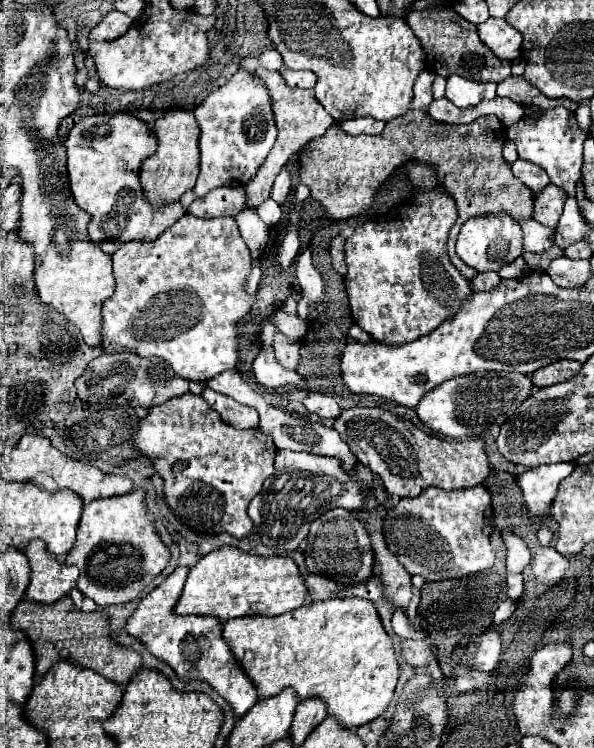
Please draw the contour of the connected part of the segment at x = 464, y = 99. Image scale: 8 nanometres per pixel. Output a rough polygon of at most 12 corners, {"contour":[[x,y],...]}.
{"contour":[[450,76],[446,98],[458,108],[496,96],[496,84]]}

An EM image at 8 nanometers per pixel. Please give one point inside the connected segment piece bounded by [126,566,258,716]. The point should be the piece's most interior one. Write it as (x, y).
(193, 646)

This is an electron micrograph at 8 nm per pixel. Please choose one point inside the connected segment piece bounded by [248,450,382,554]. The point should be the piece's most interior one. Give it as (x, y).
(303, 485)

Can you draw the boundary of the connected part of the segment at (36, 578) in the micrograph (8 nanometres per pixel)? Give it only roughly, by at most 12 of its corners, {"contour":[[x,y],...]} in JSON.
{"contour":[[42,538],[24,554],[32,568],[26,598],[52,604],[80,570],[50,554]]}

